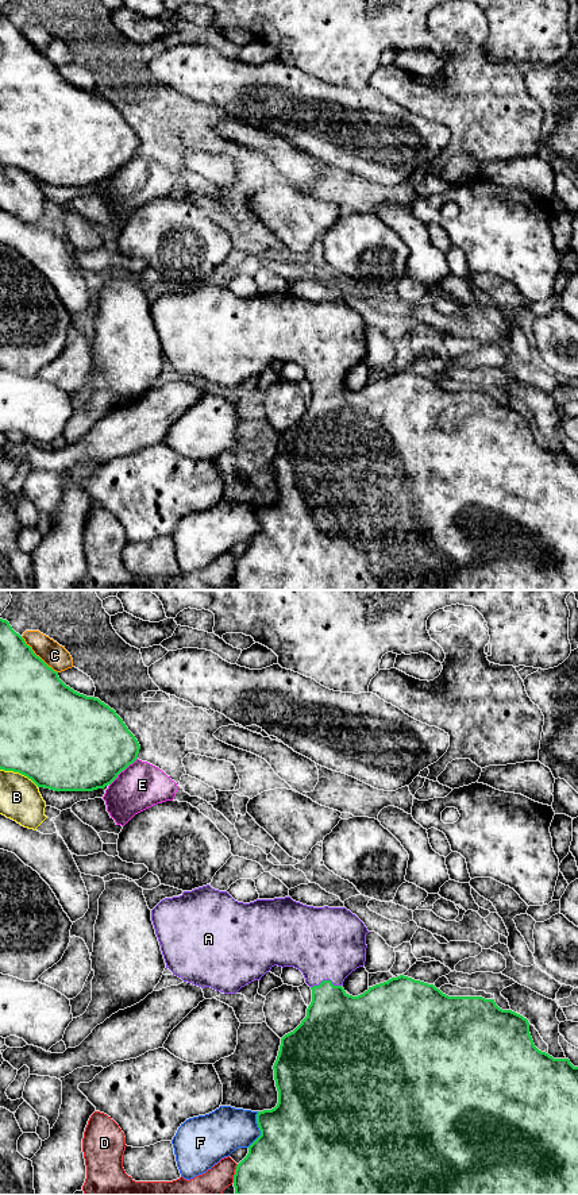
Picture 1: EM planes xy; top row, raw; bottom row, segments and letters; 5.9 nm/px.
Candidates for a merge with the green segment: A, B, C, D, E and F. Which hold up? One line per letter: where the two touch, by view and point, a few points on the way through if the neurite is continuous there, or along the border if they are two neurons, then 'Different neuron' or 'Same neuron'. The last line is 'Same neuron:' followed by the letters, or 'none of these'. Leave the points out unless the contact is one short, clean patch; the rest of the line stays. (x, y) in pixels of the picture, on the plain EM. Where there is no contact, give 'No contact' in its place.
A: Touches green at xy (326, 376). Path across: xy (335, 416), (326, 376), (326, 338). Same neuron
B: Touches green at xy (19, 168). Different neuron
C: Touches green at xy (38, 51). Different neuron
D: Touches green at xy (235, 569). Different neuron
E: Touches green at xy (122, 165). Different neuron
F: Touches green at xy (259, 524). Different neuron
Same neuron: A

